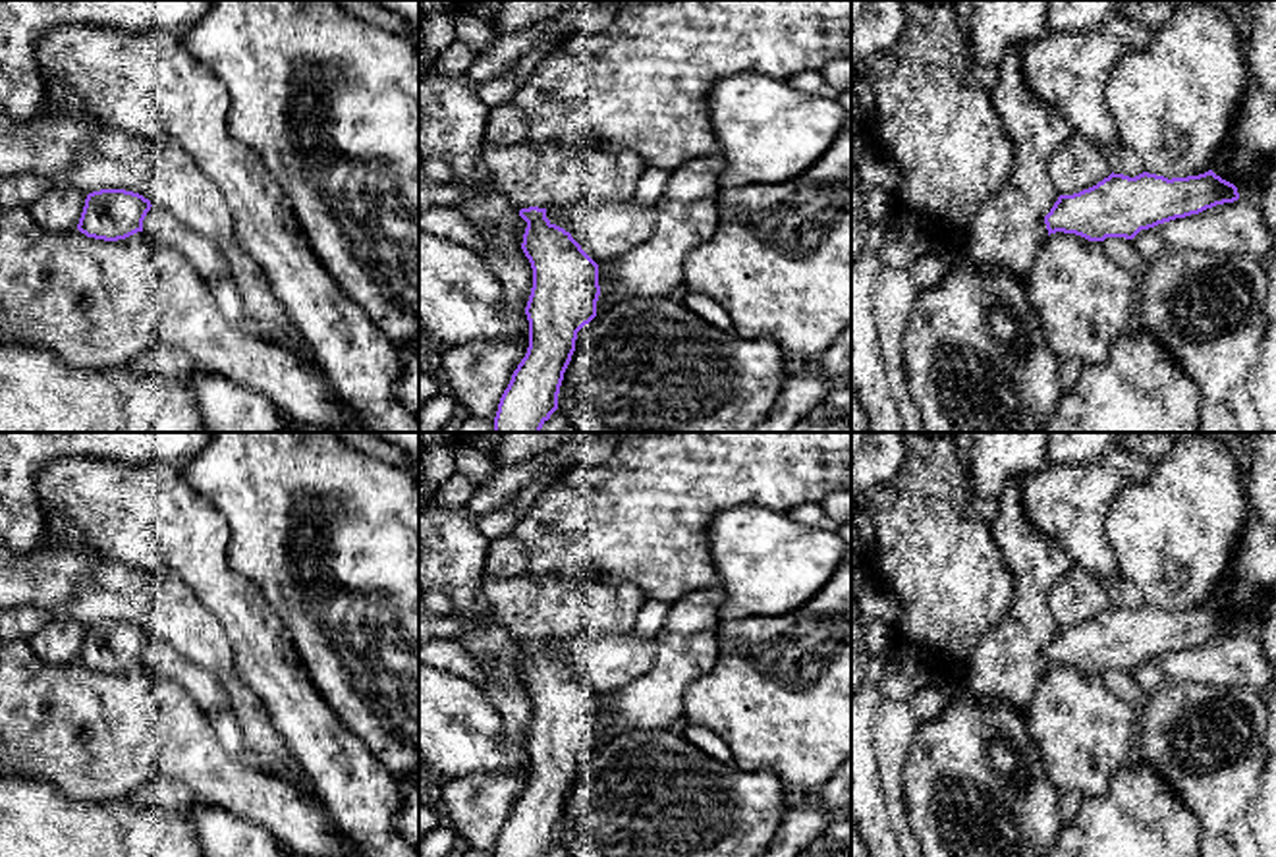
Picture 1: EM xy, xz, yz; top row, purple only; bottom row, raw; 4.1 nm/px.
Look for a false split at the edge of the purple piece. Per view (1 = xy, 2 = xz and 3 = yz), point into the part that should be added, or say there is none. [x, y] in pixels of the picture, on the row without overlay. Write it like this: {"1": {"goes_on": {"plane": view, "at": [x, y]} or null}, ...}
{"1": {"goes_on": null}, "2": {"goes_on": null}, "3": {"goes_on": null}}

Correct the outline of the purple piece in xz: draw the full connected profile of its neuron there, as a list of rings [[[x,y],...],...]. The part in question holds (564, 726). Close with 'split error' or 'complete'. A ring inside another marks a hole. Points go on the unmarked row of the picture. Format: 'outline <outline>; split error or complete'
outline [[[521,641],[527,654],[521,681],[533,701],[533,720],[525,739],[529,780],[504,822],[494,857],[544,857],[558,842],[564,805],[575,784],[577,764],[596,749],[600,728],[598,697],[581,681],[569,664],[546,650],[546,641]]]; complete

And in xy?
outline [[[100,622],[85,631],[77,662],[87,670],[118,674],[143,664],[151,633],[125,622]]]; complete

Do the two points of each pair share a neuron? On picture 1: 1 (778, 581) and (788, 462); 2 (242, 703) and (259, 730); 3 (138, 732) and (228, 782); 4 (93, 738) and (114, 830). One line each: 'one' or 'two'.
1: two
2: one
3: one
4: two

